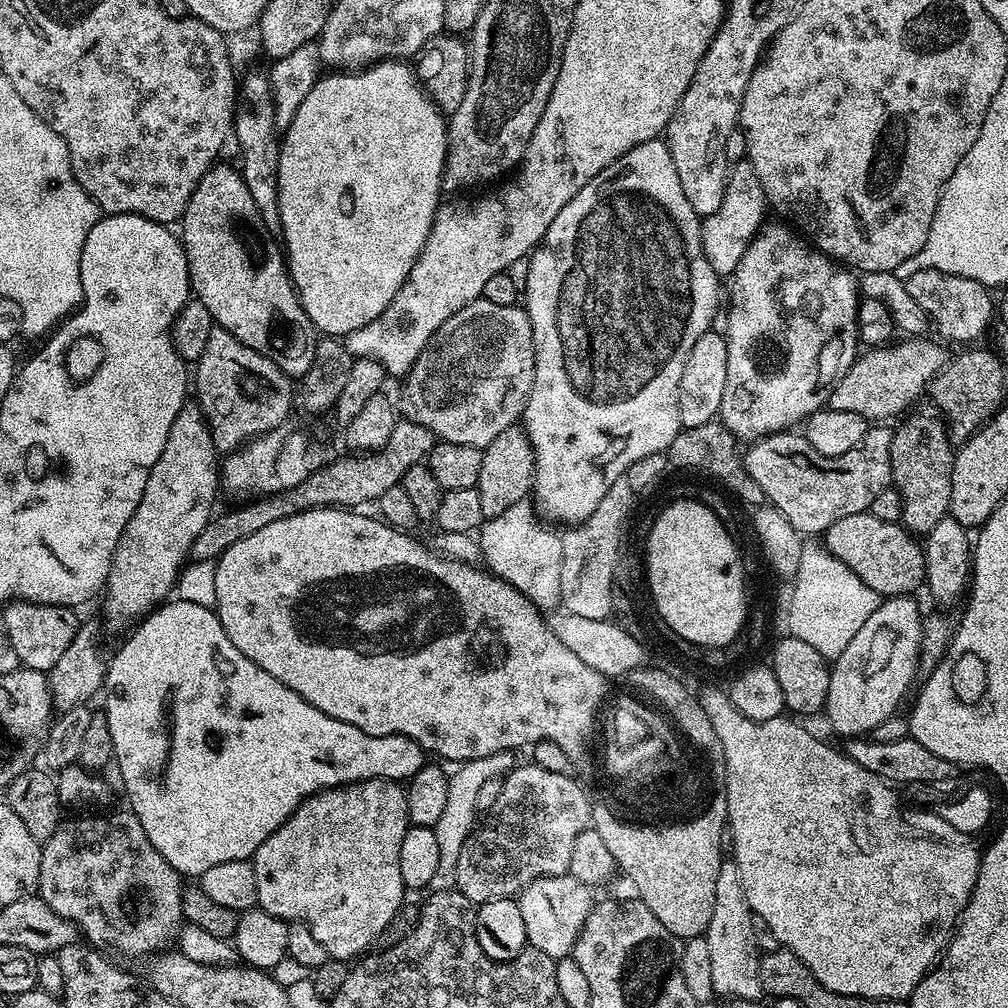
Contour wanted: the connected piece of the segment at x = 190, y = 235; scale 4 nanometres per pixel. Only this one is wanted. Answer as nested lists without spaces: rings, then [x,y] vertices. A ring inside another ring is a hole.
[[[224,163],[213,164],[198,182],[182,217],[182,243],[188,259],[188,283],[195,299],[206,306],[206,310],[210,310],[213,321],[219,327],[234,334],[234,338],[250,346],[250,350],[258,350],[258,354],[270,358],[270,362],[277,364],[289,378],[301,378],[314,362],[318,341],[316,327],[300,305],[296,287],[288,274],[285,253],[277,237],[266,226],[258,206],[254,206],[254,198],[250,198],[250,190],[246,190],[239,167],[232,165],[231,168]]]

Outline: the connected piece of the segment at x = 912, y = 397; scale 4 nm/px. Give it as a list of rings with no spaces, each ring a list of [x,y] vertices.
[[[912,336],[903,339],[904,342],[900,344],[893,343],[867,349],[867,353],[861,357],[859,355],[853,361],[850,370],[844,372],[843,378],[836,381],[835,386],[829,391],[826,397],[827,407],[839,412],[856,413],[870,422],[886,422],[886,419],[906,411],[920,396],[925,395],[931,380],[944,367],[948,358],[937,341],[934,343],[928,339]]]

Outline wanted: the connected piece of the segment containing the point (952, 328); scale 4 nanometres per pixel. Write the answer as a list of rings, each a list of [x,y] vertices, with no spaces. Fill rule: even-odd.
[[[923,268],[912,272],[904,280],[904,286],[909,291],[910,297],[929,318],[931,327],[941,341],[953,340],[960,346],[968,346],[976,340],[988,328],[988,323],[994,320],[994,300],[990,297],[989,289],[983,284],[973,280],[964,280],[961,276],[948,276],[944,272],[935,272],[933,268]],[[944,339],[944,340],[943,340]],[[972,340],[972,341],[971,341]]]

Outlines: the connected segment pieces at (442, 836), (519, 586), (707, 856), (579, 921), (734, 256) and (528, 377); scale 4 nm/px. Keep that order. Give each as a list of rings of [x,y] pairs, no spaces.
[[[499,751],[498,754],[488,755],[486,758],[478,758],[467,761],[449,777],[445,809],[435,823],[435,838],[438,845],[438,869],[432,877],[429,889],[432,892],[451,891],[456,885],[456,870],[459,851],[462,844],[475,828],[478,820],[476,806],[482,790],[494,779],[503,779],[518,766],[518,759],[513,751]]]
[[[527,499],[518,501],[502,514],[485,519],[478,532],[480,554],[487,571],[499,580],[514,586],[531,604],[535,604],[541,610],[559,609],[561,607],[559,592],[562,569],[561,533],[543,528],[542,525],[536,524],[535,519],[537,520],[537,517],[534,515],[533,505]]]
[[[597,808],[590,812],[590,826],[597,834],[602,837],[602,843],[606,845],[606,850],[610,850],[610,854],[616,860],[616,867],[622,873],[625,872],[628,875],[630,883],[636,887],[635,895],[638,897],[645,906],[650,910],[650,914],[654,914],[654,918],[658,918],[658,922],[662,922],[662,926],[666,926],[666,930],[670,930],[670,934],[679,938],[681,941],[689,940],[695,936],[704,936],[709,931],[711,922],[711,915],[714,913],[715,902],[715,887],[718,886],[718,876],[722,871],[722,865],[720,865],[720,859],[722,859],[722,853],[720,847],[722,846],[721,837],[726,830],[726,820],[722,817],[708,817],[705,819],[696,820],[695,823],[685,824],[684,827],[672,827],[667,831],[657,831],[653,828],[629,828],[628,824],[622,824],[612,816],[608,815],[608,812],[604,811],[604,808]]]
[[[571,874],[566,876],[543,876],[528,884],[518,897],[522,910],[522,923],[526,926],[526,938],[531,947],[559,961],[571,953],[578,934],[590,914],[594,897],[593,889],[578,882]]]
[[[741,162],[736,169],[731,169],[724,185],[724,197],[722,206],[713,216],[703,217],[702,239],[704,241],[704,252],[712,252],[710,266],[716,264],[716,260],[728,260],[728,268],[736,271],[738,262],[744,253],[748,251],[752,239],[760,232],[764,220],[764,208],[766,212],[766,201],[764,191],[754,174],[752,165]]]
[[[481,298],[453,316],[435,337],[426,355],[412,365],[411,372],[403,381],[404,401],[401,404],[399,402],[398,408],[403,419],[418,422],[418,426],[437,426],[443,422],[447,412],[452,416],[460,416],[453,424],[435,429],[437,441],[483,450],[494,442],[498,434],[513,427],[523,417],[524,404],[532,392],[532,379],[535,376],[536,347],[527,312],[520,306],[511,308],[507,302],[492,304]]]

